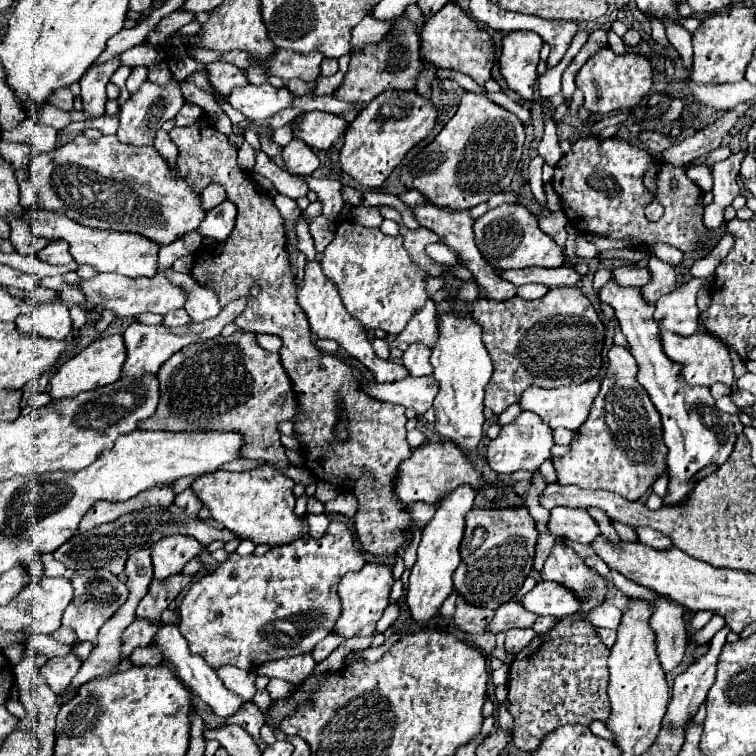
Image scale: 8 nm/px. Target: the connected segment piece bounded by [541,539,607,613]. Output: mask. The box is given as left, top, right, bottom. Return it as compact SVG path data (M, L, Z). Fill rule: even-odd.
M563 539L555 541L541 577L547 581L557 581L575 591L575 595L583 599L583 613L601 605L607 593L605 579L599 577L591 567L587 567L585 561L567 543L563 543Z

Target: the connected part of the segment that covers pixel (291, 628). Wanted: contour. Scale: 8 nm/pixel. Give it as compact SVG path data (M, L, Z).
M331 519L323 537L297 539L295 543L273 547L265 555L239 555L231 553L227 561L219 563L215 571L201 577L185 593L179 615L179 631L189 641L191 653L201 655L213 669L221 665L235 665L239 669L255 669L267 661L311 653L313 647L333 633L333 627L341 615L341 603L337 585L349 571L361 571L365 565L363 555L355 549L353 531L339 521Z

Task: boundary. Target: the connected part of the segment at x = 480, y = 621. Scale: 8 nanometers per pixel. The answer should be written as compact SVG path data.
M457 599L457 611L455 611L453 619L459 625L459 629L463 629L467 633L485 635L487 623L491 623L493 615L495 615L495 611L491 611L487 607L475 607L463 599Z

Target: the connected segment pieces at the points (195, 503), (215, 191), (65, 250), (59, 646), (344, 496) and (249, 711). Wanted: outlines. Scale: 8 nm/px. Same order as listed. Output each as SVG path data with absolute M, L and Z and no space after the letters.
M185 489L183 493L179 493L177 497L175 497L175 501L173 501L173 505L177 505L177 507L183 507L185 511L187 511L187 515L197 515L199 511L201 511L201 501L193 495L193 491L191 489Z
M211 183L209 187L205 187L205 191L201 193L201 207L205 211L217 207L221 201L225 201L225 191L223 191L223 187L219 187L215 183Z
M57 239L55 243L49 243L39 253L39 259L43 259L45 263L51 263L51 265L69 265L73 261L71 253L69 253L69 247L67 247L67 243L63 243L63 239Z
M42 634L26 635L24 641L25 658L35 656L35 653L43 653L47 657L63 657L71 649L65 643L57 643L50 636Z
M341 491L333 501L325 503L327 513L339 513L345 515L347 519L353 519L357 515L357 509L359 509L359 501L351 491Z
M247 702L234 716L227 719L226 723L243 727L257 741L260 739L260 729L265 724L265 718L254 703Z

